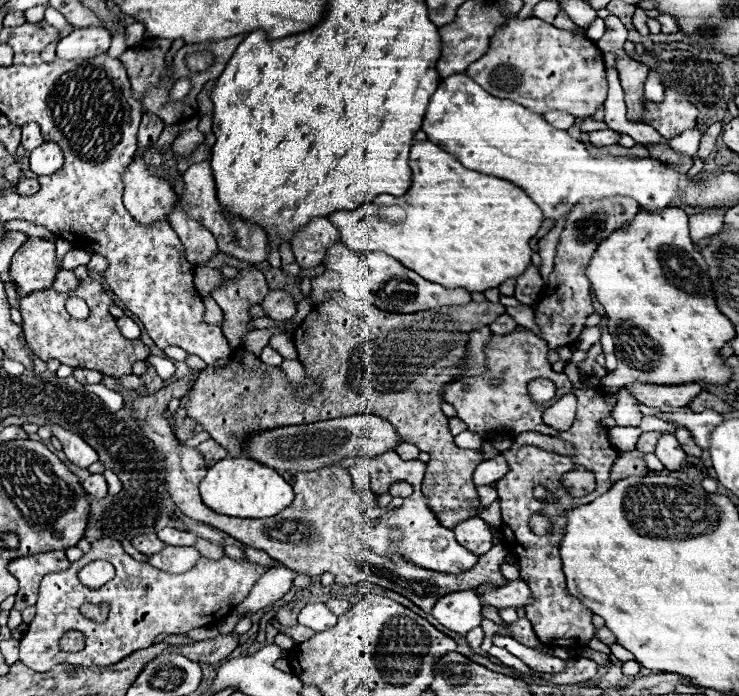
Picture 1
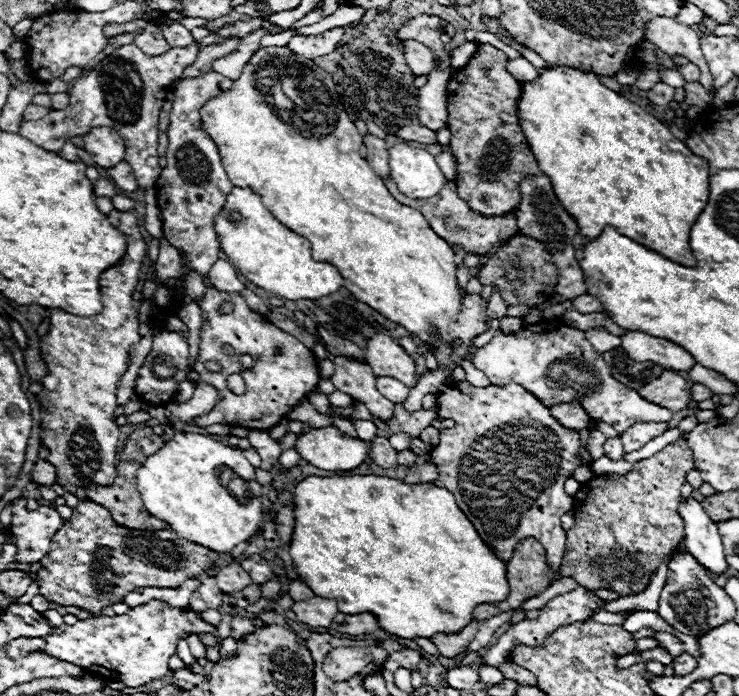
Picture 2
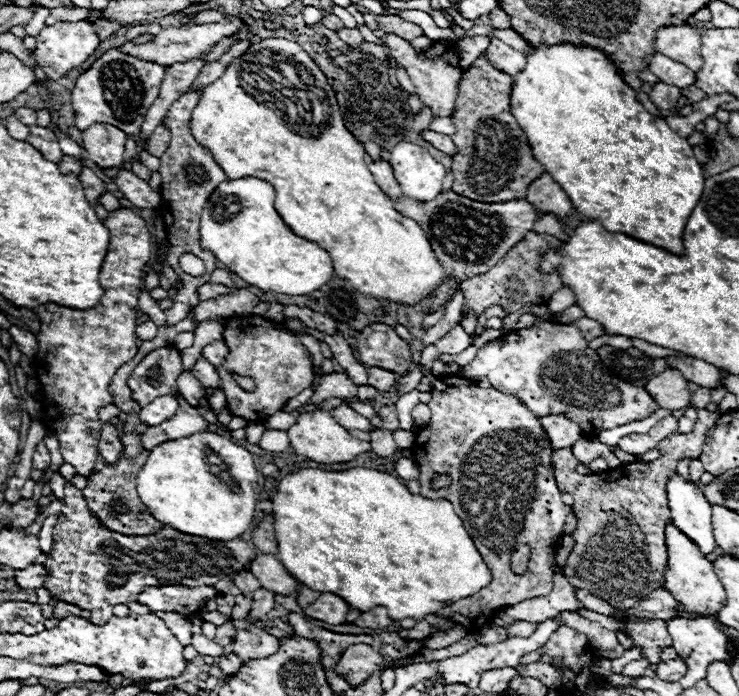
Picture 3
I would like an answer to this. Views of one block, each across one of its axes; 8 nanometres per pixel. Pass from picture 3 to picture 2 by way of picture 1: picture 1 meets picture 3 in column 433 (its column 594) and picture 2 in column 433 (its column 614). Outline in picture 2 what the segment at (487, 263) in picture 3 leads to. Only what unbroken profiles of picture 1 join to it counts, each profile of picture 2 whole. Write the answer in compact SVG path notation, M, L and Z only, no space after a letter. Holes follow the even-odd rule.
M384 178L384 184L388 188L388 192L392 192L392 196L406 204L406 206L412 206L416 210L420 210L424 214L424 218L428 220L428 224L432 226L432 230L442 236L450 246L462 246L468 254L480 254L480 256L486 256L494 250L494 246L498 244L504 244L508 242L512 236L518 234L518 226L516 226L516 216L510 212L510 214L502 214L502 216L494 216L494 218L482 218L478 214L474 214L468 204L458 196L456 192L456 184L454 182L446 182L442 192L428 198L428 200L414 200L414 198L408 198L404 194L398 192L396 184L390 180L390 178Z

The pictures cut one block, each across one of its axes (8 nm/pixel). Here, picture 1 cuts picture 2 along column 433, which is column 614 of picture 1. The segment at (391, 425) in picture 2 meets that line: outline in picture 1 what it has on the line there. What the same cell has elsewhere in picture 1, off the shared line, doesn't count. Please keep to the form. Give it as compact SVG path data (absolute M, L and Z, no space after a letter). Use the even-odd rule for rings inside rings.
M620 388L618 390L618 404L612 410L612 418L614 418L616 426L637 427L642 416L639 411L638 400L632 394L628 394L624 388Z

